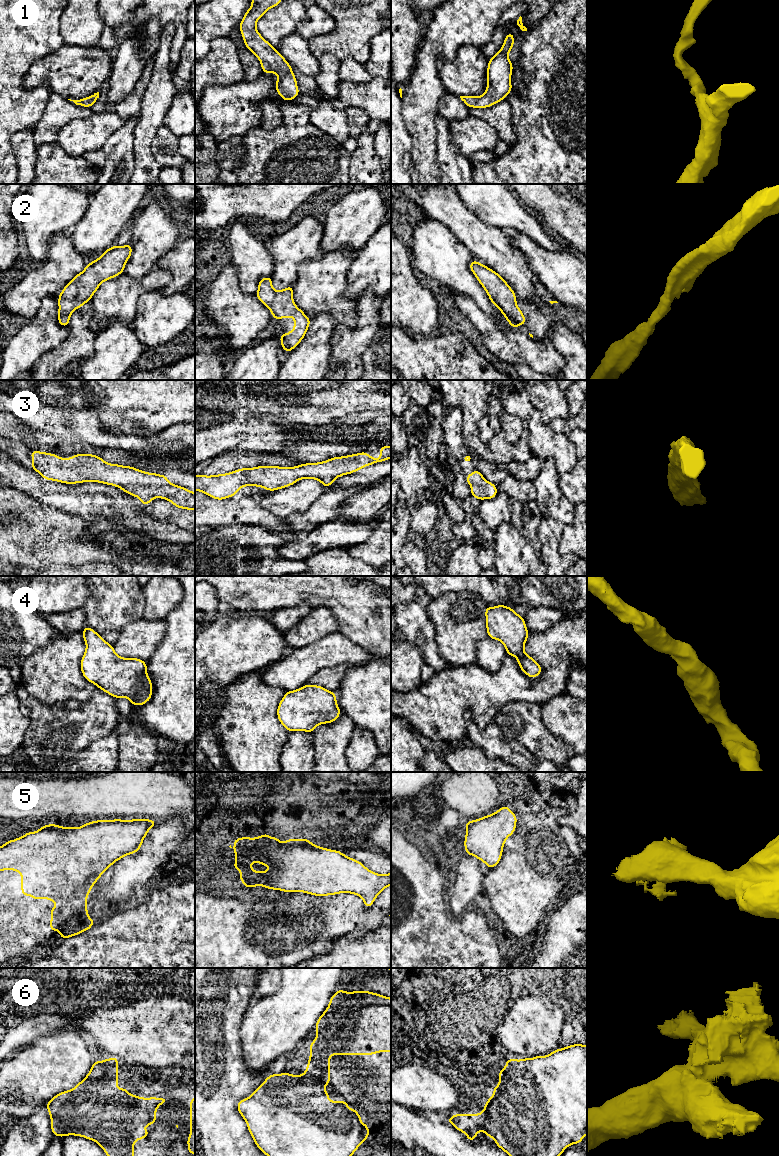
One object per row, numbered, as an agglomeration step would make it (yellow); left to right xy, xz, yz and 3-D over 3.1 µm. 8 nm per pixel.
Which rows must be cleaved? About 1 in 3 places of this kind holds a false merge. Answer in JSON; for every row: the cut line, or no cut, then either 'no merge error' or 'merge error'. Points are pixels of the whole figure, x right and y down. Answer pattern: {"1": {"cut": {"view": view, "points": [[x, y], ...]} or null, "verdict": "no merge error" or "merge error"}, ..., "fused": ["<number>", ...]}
{"1": {"cut": null, "verdict": "no merge error"}, "2": {"cut": null, "verdict": "no merge error"}, "3": {"cut": null, "verdict": "no merge error"}, "4": {"cut": null, "verdict": "no merge error"}, "5": {"cut": null, "verdict": "no merge error"}, "6": {"cut": null, "verdict": "no merge error"}, "fused": []}

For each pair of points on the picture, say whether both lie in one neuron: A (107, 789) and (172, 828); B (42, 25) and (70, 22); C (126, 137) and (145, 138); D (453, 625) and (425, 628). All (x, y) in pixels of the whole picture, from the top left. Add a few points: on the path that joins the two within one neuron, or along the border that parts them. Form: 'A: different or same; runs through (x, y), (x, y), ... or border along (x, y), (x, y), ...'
A: different; border along (183, 816), (174, 816), (157, 822)
B: different; border along (64, 10), (60, 19), (60, 35), (63, 42)
C: different; border along (139, 114), (134, 128), (134, 161)
D: different; border along (428, 604), (428, 617), (438, 650)

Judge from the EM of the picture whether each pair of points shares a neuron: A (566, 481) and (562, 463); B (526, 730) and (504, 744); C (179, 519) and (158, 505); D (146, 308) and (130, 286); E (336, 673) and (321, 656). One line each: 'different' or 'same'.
A: different
B: different
C: same
D: different
E: different

